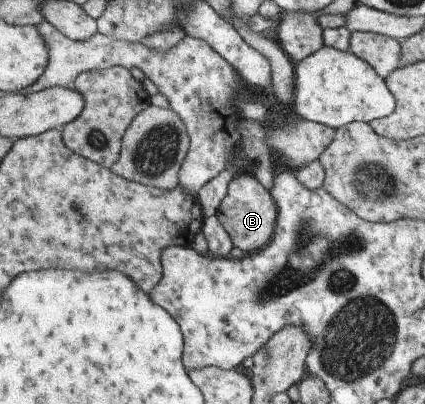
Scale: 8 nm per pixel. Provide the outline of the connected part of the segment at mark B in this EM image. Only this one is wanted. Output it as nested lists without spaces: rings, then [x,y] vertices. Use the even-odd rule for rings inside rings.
[[[239,174],[233,179],[217,217],[232,237],[233,246],[248,254],[259,252],[274,236],[276,209],[270,199],[270,190],[253,174]]]

